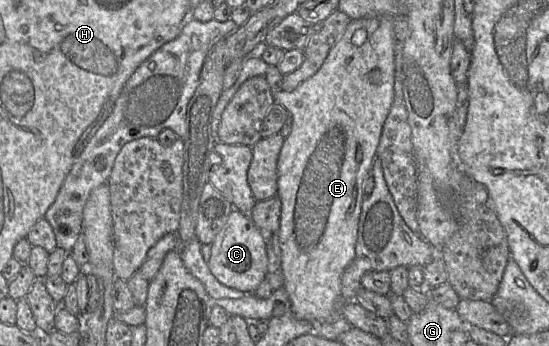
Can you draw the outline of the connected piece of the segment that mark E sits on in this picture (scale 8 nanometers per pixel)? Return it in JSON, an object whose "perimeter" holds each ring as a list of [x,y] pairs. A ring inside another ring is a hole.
{"perimeter":[[[360,18],[352,19],[345,32],[330,49],[319,70],[310,78],[302,82],[291,92],[280,90],[273,93],[274,102],[281,104],[292,116],[292,129],[285,138],[277,162],[277,196],[281,201],[279,244],[281,249],[280,269],[284,276],[283,288],[290,301],[291,311],[295,318],[321,324],[340,316],[346,303],[341,295],[341,277],[347,266],[355,256],[355,245],[358,235],[359,218],[364,200],[363,185],[371,173],[377,148],[380,142],[384,122],[394,103],[395,81],[395,34],[391,18]]]}

